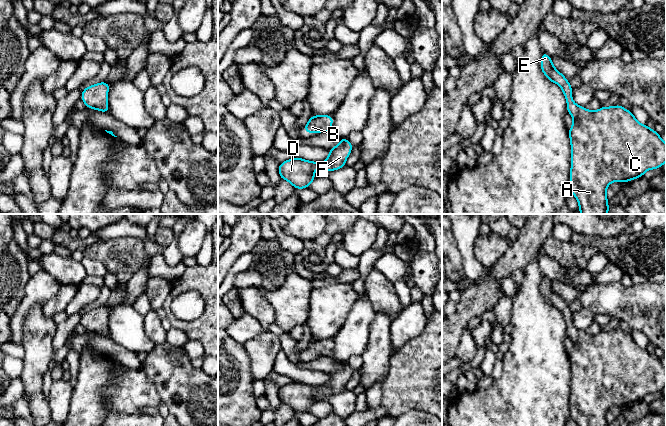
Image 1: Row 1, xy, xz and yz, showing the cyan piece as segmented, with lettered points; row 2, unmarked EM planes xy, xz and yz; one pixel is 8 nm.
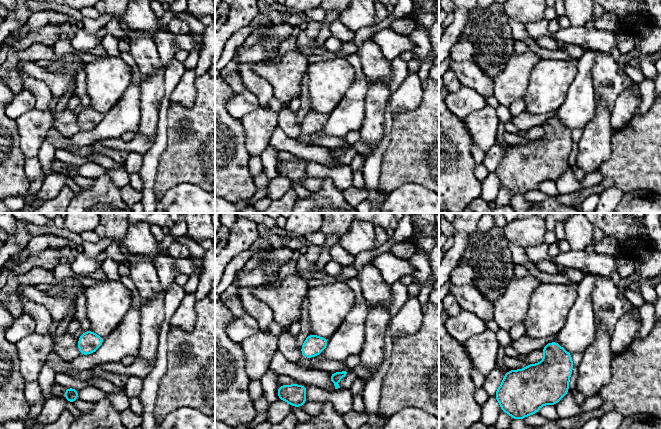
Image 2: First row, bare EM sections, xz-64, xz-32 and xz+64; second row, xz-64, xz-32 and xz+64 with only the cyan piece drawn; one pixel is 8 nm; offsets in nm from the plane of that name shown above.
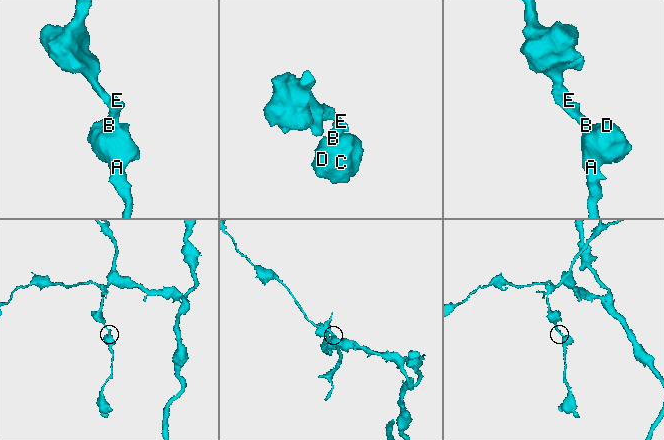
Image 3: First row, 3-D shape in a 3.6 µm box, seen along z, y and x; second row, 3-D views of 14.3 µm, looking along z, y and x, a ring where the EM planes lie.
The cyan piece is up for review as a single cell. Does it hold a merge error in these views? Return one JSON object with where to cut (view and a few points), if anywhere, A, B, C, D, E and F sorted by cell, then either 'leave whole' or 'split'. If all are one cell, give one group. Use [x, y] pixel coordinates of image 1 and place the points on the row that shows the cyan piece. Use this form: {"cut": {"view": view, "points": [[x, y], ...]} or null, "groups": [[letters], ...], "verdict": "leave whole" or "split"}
{"cut": null, "groups": [["A", "B", "C", "D", "E", "F"]], "verdict": "leave whole"}

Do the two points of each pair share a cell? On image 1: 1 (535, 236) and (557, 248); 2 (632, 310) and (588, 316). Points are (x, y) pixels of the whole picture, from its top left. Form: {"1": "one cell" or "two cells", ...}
{"1": "two cells", "2": "two cells"}

